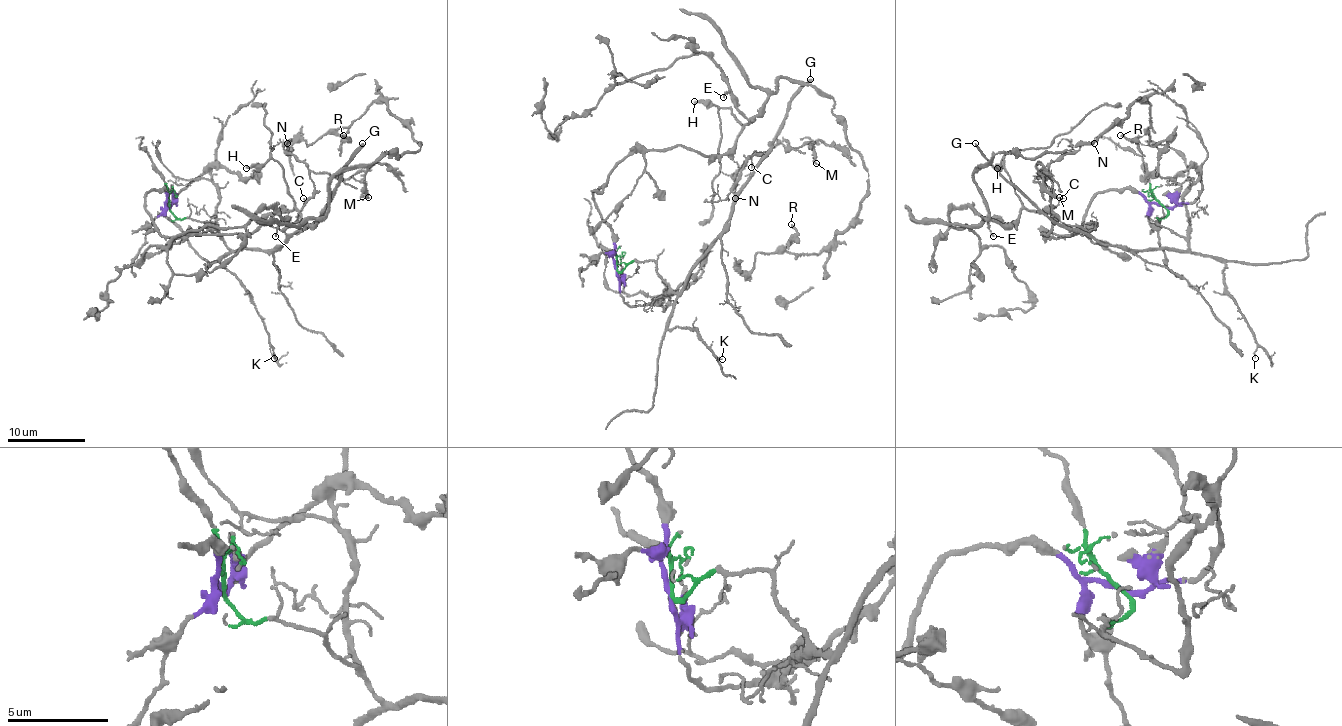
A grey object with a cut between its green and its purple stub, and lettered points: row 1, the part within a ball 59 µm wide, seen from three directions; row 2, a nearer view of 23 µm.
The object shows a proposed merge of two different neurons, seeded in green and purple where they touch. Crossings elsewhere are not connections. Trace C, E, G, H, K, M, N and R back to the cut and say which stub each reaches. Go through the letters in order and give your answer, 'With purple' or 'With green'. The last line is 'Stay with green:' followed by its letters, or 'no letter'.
C: With green
E: With purple
G: With green
H: With purple
K: With green
M: With green
N: With green
R: With purple
Stay with green: C, G, K, M, N

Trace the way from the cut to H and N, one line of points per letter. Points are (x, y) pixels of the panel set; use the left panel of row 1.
H: (167, 205), (163, 190), (148, 193), (165, 236), (249, 234), (290, 211), (282, 168), (269, 158), (245, 168)
N: (169, 205), (179, 219), (204, 221), (230, 248), (282, 244), (313, 190), (306, 164), (286, 143)

